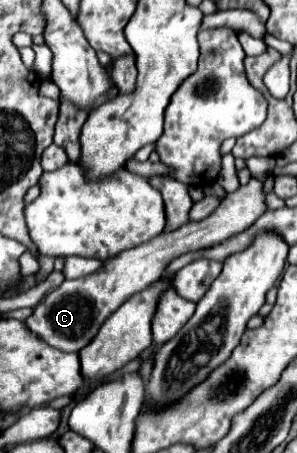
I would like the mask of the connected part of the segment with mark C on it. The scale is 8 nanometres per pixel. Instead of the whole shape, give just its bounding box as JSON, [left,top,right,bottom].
[26,178,266,352]

